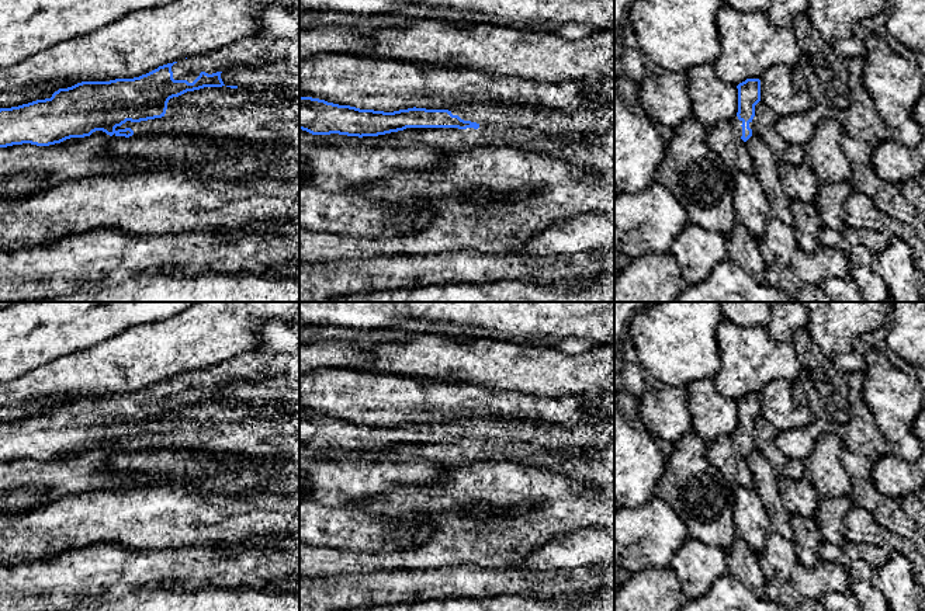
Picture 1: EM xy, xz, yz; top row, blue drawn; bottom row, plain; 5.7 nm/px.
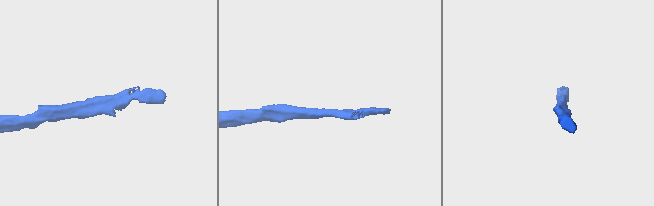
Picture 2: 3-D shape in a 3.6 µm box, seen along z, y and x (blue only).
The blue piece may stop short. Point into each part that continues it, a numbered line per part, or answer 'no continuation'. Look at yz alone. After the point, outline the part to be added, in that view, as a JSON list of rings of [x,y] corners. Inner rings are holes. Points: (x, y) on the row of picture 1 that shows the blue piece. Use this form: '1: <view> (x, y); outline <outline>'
1: yz (735, 122); outline [[[735,115],[732,119],[731,119],[731,125],[732,125],[732,129],[734,129],[734,132],[735,132],[735,135],[738,136],[738,138],[741,138],[742,136],[742,121],[739,121],[738,119],[738,117]]]

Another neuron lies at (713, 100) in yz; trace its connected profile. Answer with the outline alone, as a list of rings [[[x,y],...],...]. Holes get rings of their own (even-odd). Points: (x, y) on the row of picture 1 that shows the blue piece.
[[[714,65],[693,66],[686,72],[692,114],[711,128],[720,121],[731,121],[738,112],[737,86],[720,79]]]

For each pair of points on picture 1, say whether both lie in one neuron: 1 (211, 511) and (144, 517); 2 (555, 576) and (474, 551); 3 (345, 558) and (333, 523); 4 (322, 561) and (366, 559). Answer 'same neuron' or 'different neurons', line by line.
1: same neuron
2: different neurons
3: different neurons
4: same neuron

